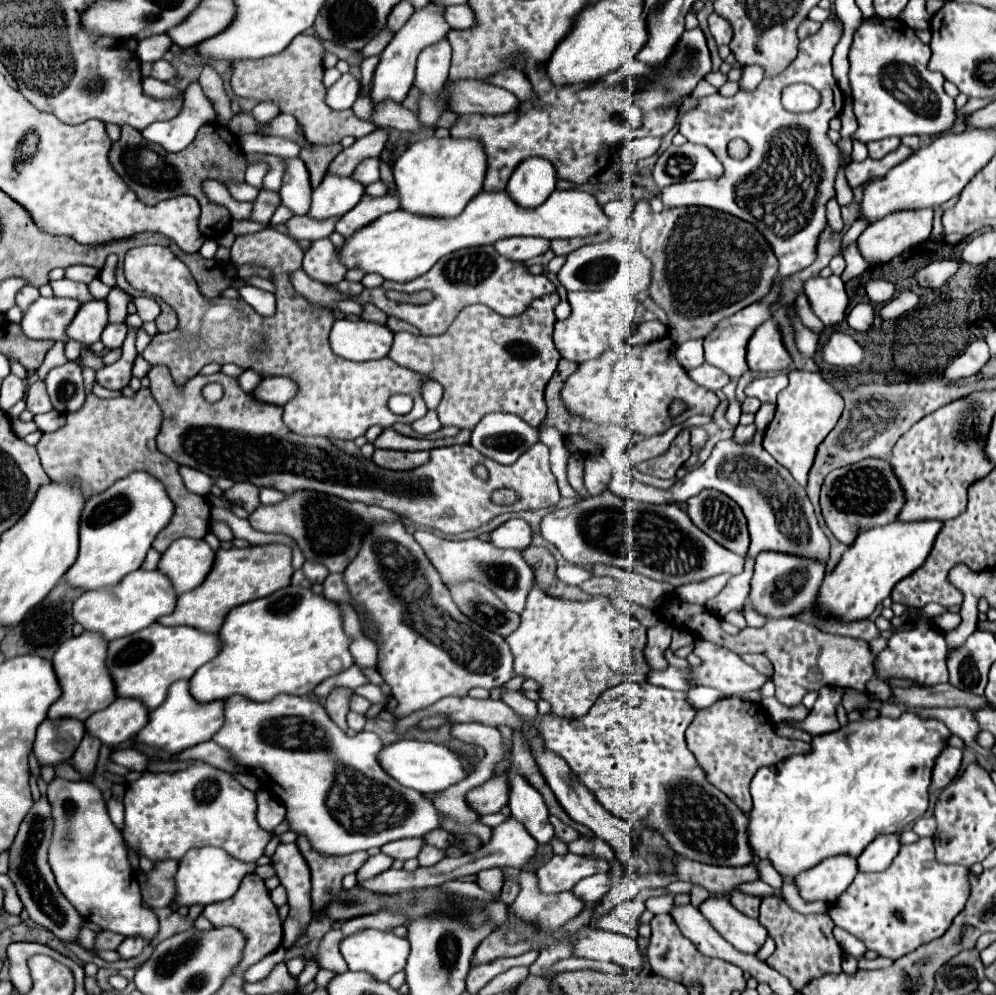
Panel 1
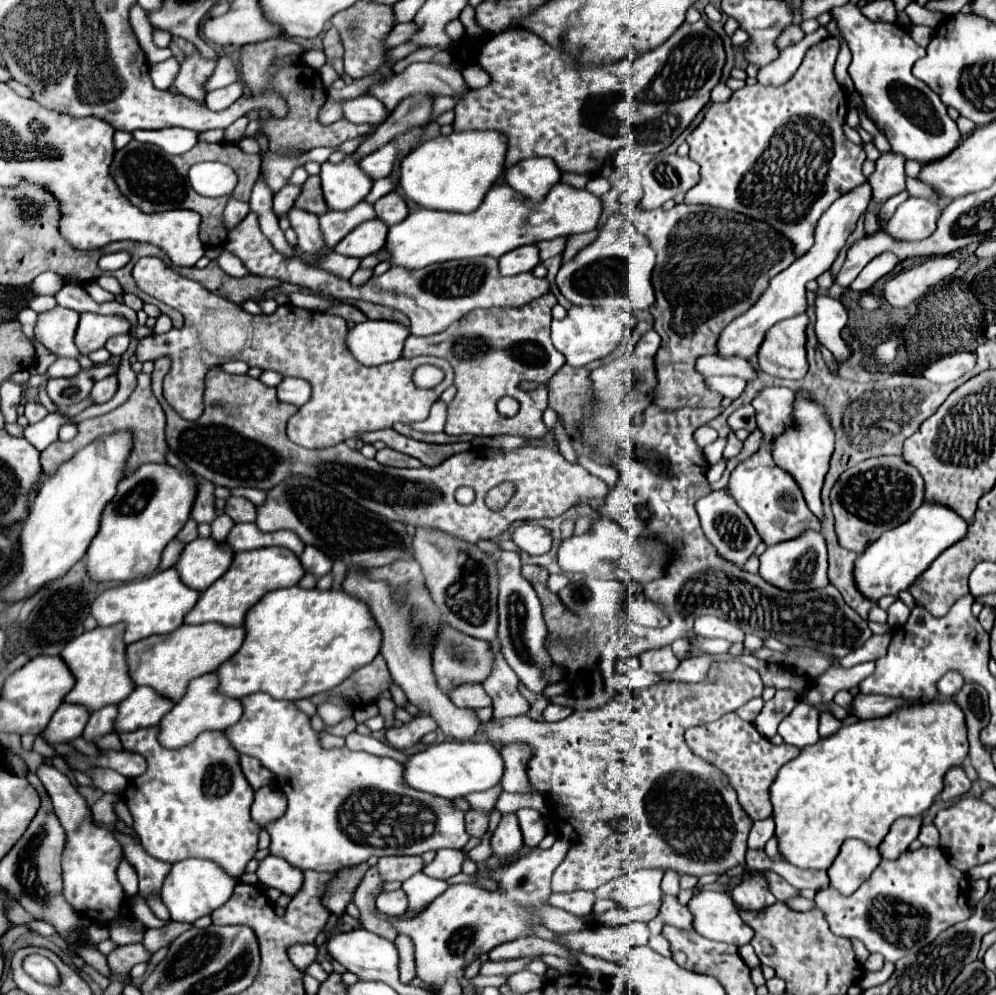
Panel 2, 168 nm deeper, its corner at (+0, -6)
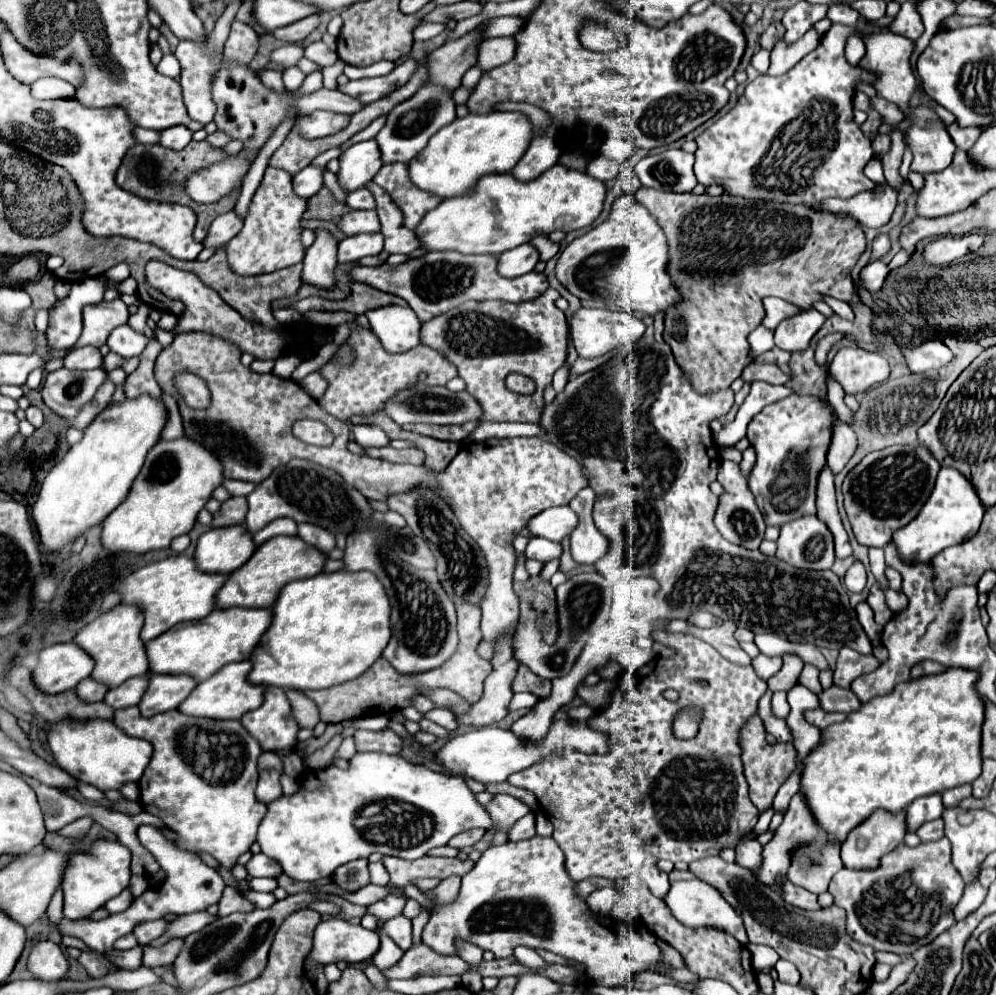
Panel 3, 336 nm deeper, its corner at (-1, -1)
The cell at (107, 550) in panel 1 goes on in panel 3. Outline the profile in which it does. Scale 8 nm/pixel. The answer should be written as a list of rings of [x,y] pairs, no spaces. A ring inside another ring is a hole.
[[[180,437],[174,441],[160,441],[146,457],[146,463],[136,477],[128,497],[124,503],[120,503],[106,519],[102,529],[102,543],[112,553],[128,553],[128,555],[142,555],[152,549],[166,549],[170,547],[170,541],[178,535],[184,535],[192,529],[198,511],[208,503],[214,489],[220,487],[224,481],[220,459],[214,453],[208,453],[204,445],[190,441],[188,437]]]

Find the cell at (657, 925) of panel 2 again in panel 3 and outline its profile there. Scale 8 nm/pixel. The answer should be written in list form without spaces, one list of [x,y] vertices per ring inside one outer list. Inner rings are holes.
[[[646,855],[642,867],[640,867],[640,875],[642,879],[646,881],[646,885],[650,887],[650,891],[656,895],[656,897],[664,897],[668,893],[668,875],[662,873],[658,867],[656,867],[658,859],[652,857],[652,855]]]

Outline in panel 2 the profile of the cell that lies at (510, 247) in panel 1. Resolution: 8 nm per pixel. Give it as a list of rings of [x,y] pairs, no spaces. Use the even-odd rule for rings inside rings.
[[[535,244],[519,246],[519,250],[511,250],[511,254],[503,254],[503,258],[499,258],[499,270],[503,276],[531,272],[537,264],[539,264],[539,248]]]

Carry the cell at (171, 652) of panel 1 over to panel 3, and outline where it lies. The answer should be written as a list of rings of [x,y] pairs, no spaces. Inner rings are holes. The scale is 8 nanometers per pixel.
[[[216,609],[200,621],[180,623],[160,637],[146,643],[150,671],[164,675],[194,675],[198,681],[206,681],[212,673],[220,671],[224,665],[250,659],[252,651],[260,643],[260,637],[272,625],[272,609]]]

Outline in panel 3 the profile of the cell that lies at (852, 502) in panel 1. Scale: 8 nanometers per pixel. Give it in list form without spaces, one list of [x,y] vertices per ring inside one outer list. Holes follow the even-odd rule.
[[[890,445],[880,451],[868,453],[844,479],[844,507],[852,523],[854,535],[860,545],[884,547],[890,543],[892,533],[908,525],[928,501],[940,463],[924,449],[924,445]]]

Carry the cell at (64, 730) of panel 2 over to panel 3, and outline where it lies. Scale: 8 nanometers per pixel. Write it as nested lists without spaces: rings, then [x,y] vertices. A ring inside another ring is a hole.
[[[92,677],[84,679],[78,683],[76,687],[80,699],[88,701],[88,703],[96,703],[96,701],[102,701],[104,695],[108,693],[108,689],[104,689],[104,685],[96,685],[96,681],[92,681]]]

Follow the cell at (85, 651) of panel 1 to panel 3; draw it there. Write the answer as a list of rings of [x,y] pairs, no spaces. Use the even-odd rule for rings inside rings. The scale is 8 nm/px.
[[[116,605],[110,611],[102,613],[98,619],[94,619],[88,627],[84,627],[74,643],[78,643],[84,651],[88,651],[96,667],[92,671],[92,677],[96,681],[106,683],[110,689],[122,685],[130,677],[144,675],[148,671],[148,657],[146,657],[146,647],[144,641],[140,639],[140,629],[144,625],[144,615],[136,605]]]

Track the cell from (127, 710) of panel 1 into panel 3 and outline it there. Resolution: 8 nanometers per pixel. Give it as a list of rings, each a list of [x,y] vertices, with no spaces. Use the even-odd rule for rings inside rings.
[[[154,675],[142,703],[138,703],[140,713],[144,717],[152,717],[156,713],[176,709],[196,685],[198,683],[192,675]]]

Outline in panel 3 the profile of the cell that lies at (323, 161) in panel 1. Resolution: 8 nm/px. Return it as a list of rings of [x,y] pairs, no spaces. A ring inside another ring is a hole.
[[[322,187],[314,197],[308,199],[308,209],[304,213],[304,219],[322,219],[322,221],[332,221],[336,223],[342,215],[350,213],[352,209],[348,209],[348,205],[338,203],[332,193]]]

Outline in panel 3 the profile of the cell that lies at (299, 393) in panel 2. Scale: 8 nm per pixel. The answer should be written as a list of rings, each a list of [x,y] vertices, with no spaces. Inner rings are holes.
[[[320,371],[310,373],[306,379],[300,381],[300,385],[314,399],[320,399],[324,395],[324,389],[328,389],[328,381],[324,381],[324,375]]]

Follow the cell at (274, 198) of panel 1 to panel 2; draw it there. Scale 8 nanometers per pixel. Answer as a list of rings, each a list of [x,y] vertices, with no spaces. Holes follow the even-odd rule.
[[[283,186],[275,196],[273,196],[273,212],[275,216],[285,216],[289,208],[295,204],[295,198],[299,196],[301,186]]]

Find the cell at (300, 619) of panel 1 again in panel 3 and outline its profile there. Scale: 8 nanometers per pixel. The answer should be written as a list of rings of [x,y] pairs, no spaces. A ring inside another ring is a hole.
[[[336,571],[336,573],[320,573],[320,575],[314,575],[310,579],[292,581],[282,589],[278,601],[274,603],[272,625],[264,633],[260,645],[256,647],[256,651],[250,659],[254,663],[254,669],[250,671],[250,681],[254,685],[276,685],[276,687],[282,687],[282,689],[328,689],[332,685],[342,685],[344,681],[352,681],[352,679],[360,677],[360,673],[364,673],[366,669],[370,669],[374,665],[374,661],[382,655],[384,647],[388,645],[390,635],[392,635],[390,633],[390,601],[388,601],[384,585],[380,585],[380,581],[374,573],[368,573],[368,571],[354,571],[354,573],[352,571]]]

